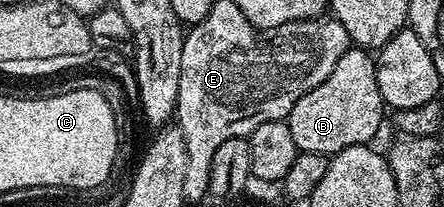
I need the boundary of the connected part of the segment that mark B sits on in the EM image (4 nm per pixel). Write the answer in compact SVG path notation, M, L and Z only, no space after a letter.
M351 48L339 58L335 72L331 72L319 88L311 88L311 92L295 100L287 121L291 140L295 140L300 153L332 156L343 152L343 148L372 143L385 113L387 107L379 92L374 55L368 50Z

